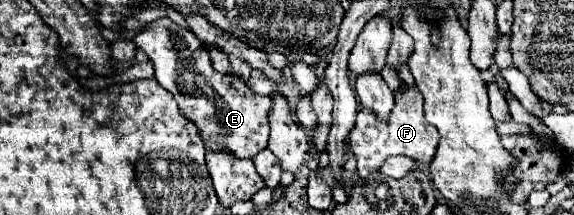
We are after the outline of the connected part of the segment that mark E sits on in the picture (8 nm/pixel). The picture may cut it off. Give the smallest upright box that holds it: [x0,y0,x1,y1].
[133,18,271,158]

